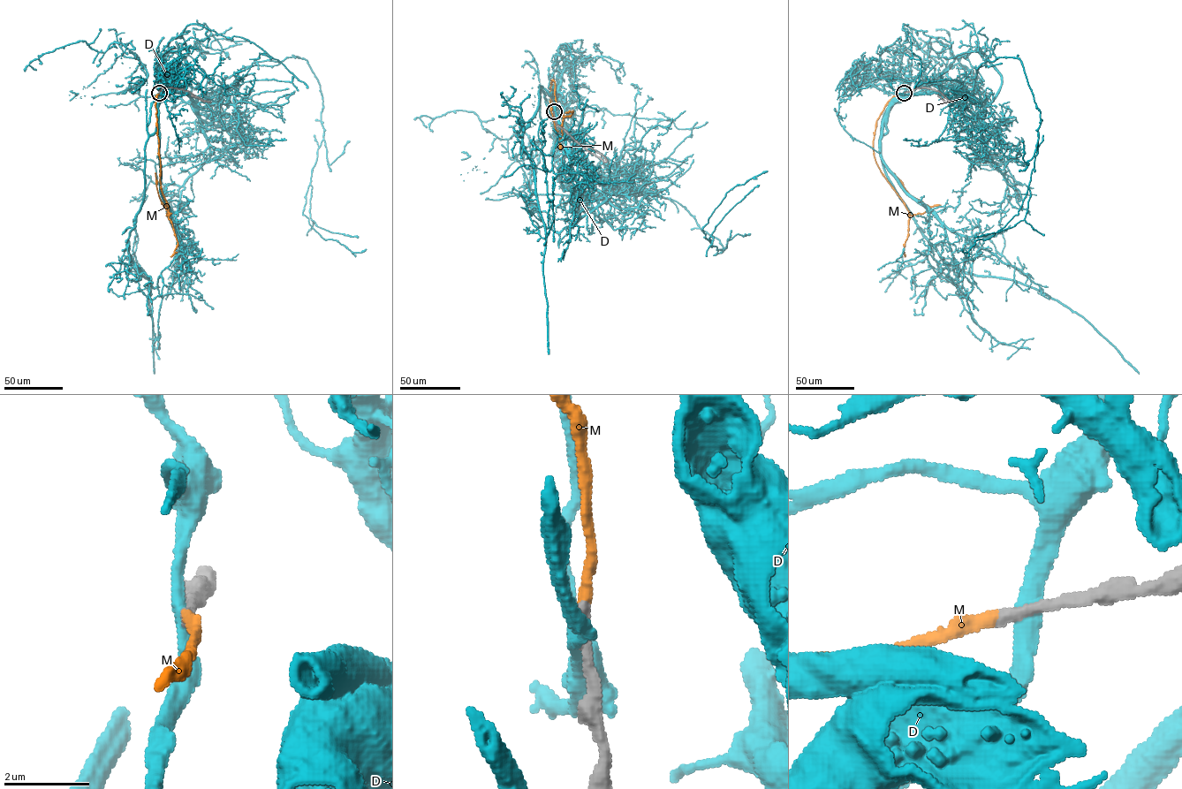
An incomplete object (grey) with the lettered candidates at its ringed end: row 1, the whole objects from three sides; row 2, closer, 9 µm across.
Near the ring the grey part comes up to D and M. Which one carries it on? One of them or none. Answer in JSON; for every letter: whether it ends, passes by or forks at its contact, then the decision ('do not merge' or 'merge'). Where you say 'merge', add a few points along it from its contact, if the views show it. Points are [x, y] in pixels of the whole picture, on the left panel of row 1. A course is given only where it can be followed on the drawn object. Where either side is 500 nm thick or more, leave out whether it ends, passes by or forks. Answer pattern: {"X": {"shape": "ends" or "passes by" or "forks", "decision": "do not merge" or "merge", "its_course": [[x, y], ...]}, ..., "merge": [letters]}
{"D": {"shape": "passes by", "decision": "do not merge"}, "M": {"shape": "ends", "decision": "merge", "its_course": [[159, 92], [155, 106], [161, 188], [169, 208], [167, 216], [159, 196], [155, 173]]}, "merge": ["M"]}

